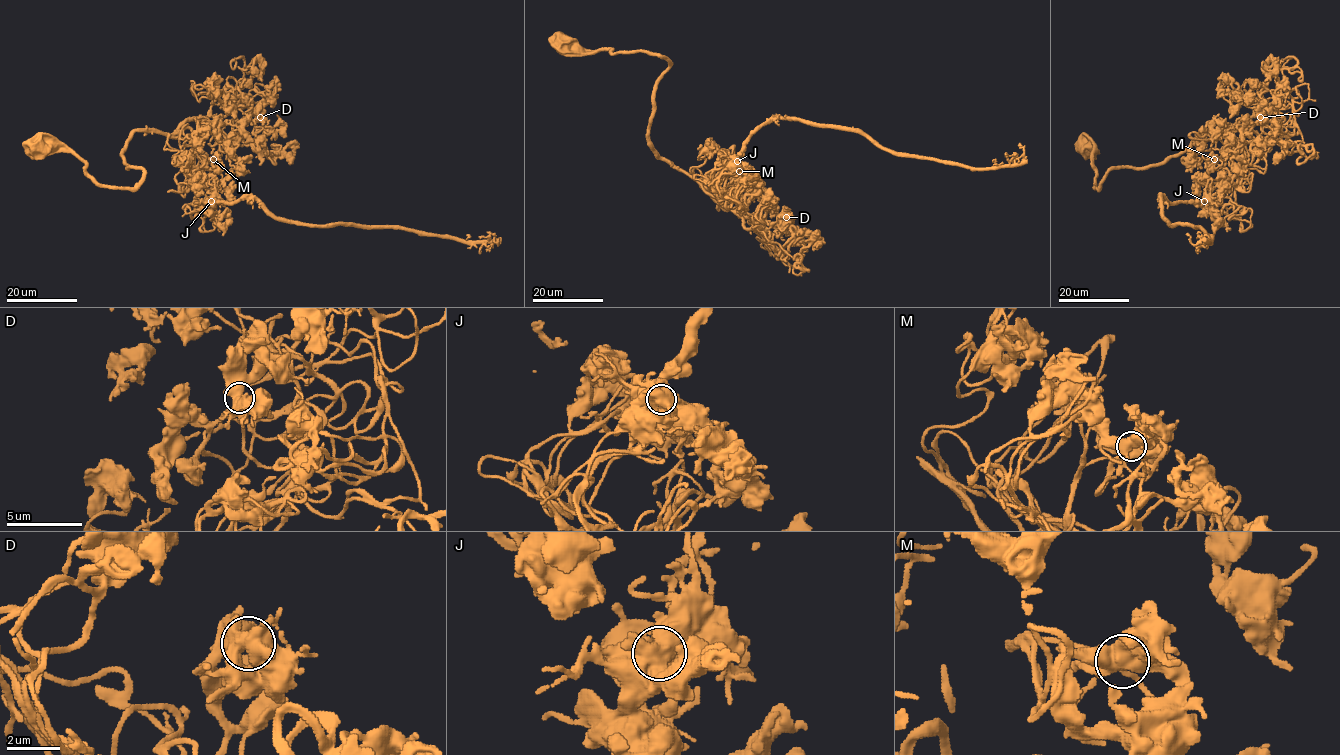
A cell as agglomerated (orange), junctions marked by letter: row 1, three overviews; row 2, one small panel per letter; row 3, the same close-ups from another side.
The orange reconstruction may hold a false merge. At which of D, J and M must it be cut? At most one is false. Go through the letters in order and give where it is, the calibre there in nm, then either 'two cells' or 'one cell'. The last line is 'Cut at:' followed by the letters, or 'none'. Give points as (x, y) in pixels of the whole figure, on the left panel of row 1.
D: place (260, 117); calibre 650 nm; one cell
J: place (211, 201); calibre 750 nm; two cells
M: place (213, 159); calibre 750 nm; one cell
Cut at: J

